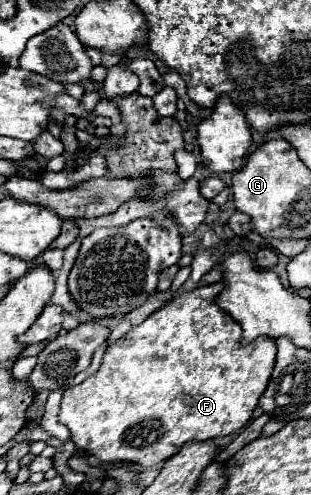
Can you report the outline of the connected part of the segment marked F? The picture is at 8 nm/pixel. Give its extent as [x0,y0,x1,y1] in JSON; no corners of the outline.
[59,283,275,467]

